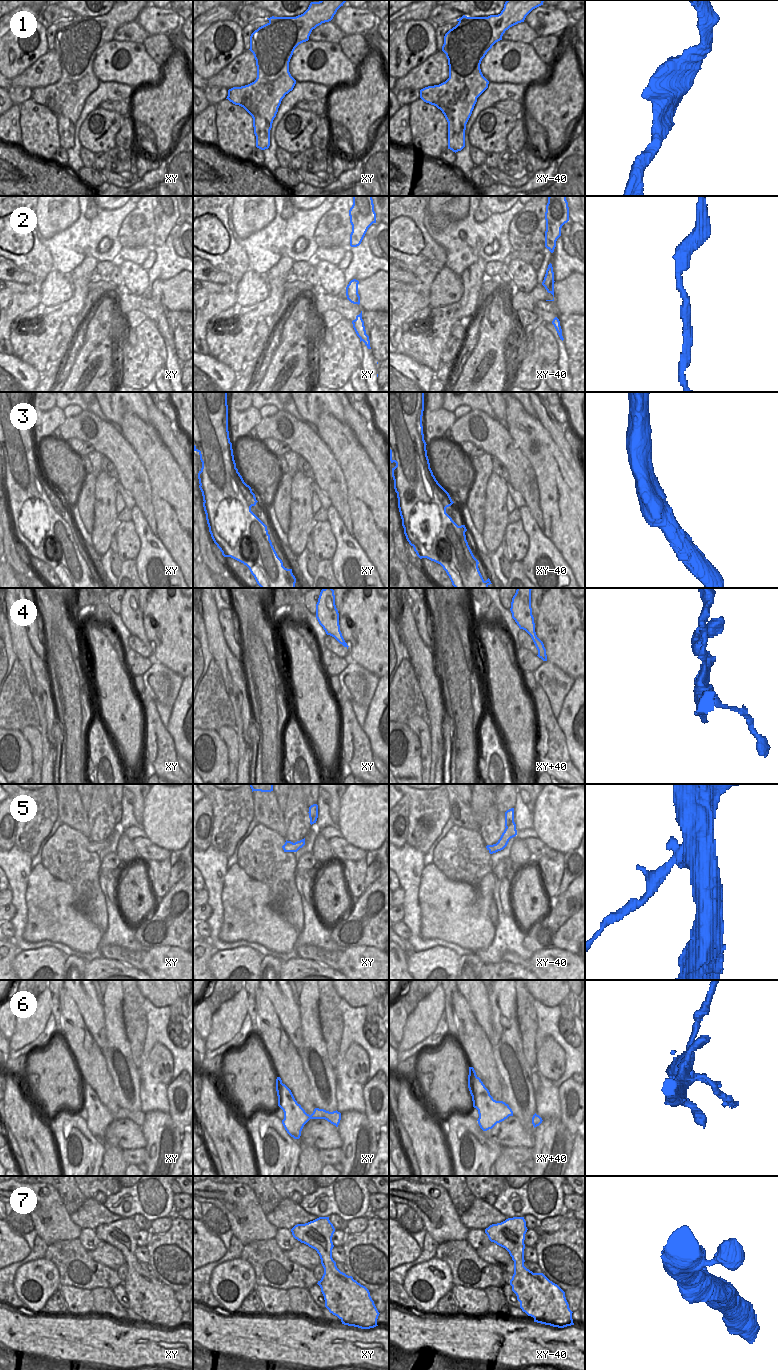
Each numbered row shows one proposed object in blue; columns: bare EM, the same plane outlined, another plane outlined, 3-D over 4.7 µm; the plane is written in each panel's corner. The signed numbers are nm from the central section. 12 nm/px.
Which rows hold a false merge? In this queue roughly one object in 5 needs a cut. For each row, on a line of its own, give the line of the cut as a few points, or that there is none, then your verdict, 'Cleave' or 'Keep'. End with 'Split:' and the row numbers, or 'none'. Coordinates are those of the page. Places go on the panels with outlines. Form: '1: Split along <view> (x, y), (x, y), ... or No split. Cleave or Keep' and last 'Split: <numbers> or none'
1: No split. Keep
2: No split. Keep
3: No split. Keep
4: No split. Keep
5: Split along xy (304, 839), (293, 851). Cleave
6: Split along xy (309, 1115), (311, 1118). Cleave
7: No split. Keep
Split: 5, 6.

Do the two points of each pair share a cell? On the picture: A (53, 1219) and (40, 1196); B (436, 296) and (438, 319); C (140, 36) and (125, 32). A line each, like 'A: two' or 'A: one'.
A: one
B: two
C: one

